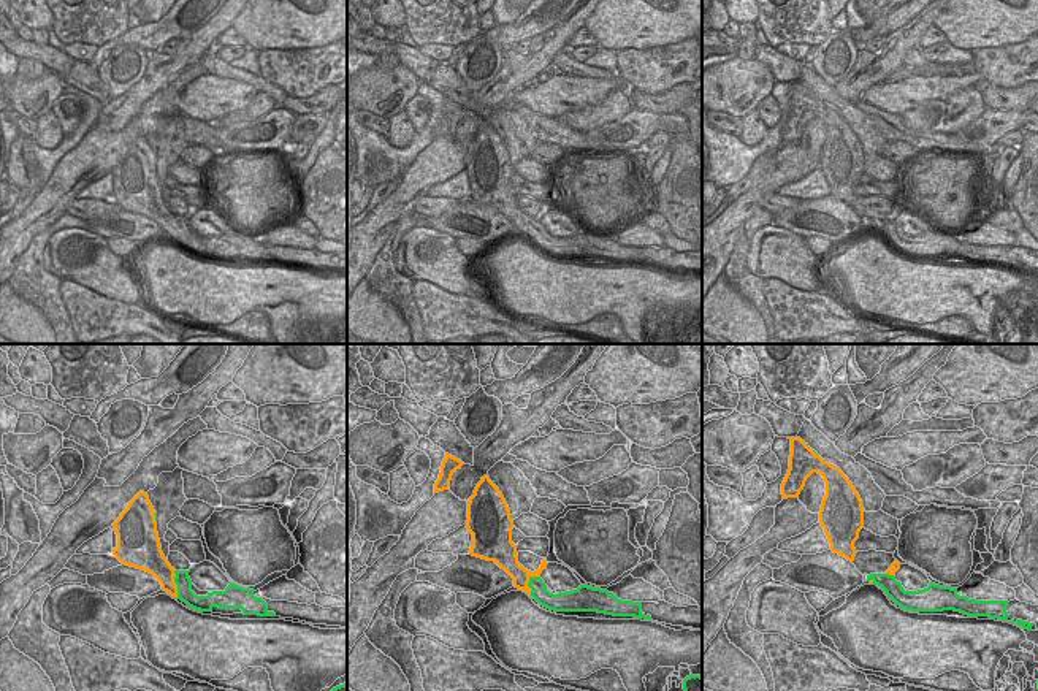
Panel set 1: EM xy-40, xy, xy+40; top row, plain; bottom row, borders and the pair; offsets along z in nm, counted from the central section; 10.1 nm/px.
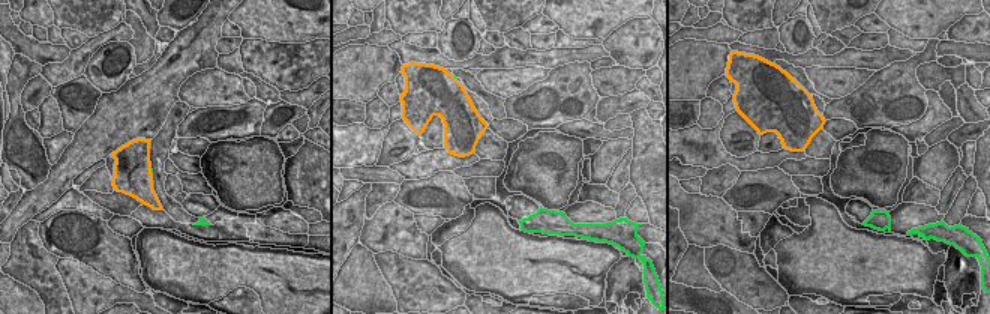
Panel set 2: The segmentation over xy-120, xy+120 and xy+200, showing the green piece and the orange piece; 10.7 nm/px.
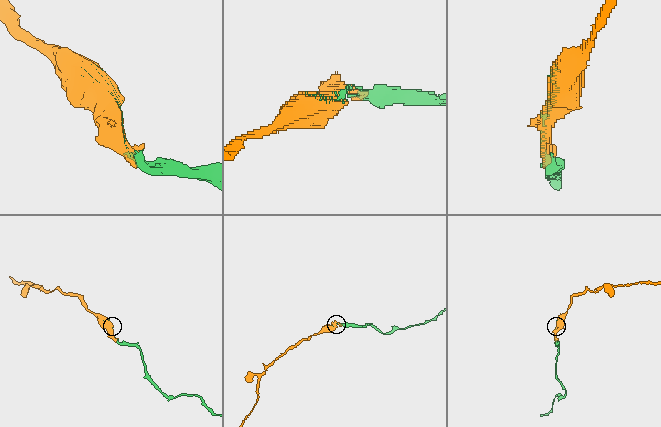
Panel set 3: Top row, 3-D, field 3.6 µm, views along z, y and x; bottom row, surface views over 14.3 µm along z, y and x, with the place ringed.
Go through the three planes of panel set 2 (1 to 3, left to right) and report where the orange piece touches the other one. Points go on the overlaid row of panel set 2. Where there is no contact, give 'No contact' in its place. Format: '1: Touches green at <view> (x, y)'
1: Touches green at xy-120 (150, 144)
2: No contact
3: No contact.

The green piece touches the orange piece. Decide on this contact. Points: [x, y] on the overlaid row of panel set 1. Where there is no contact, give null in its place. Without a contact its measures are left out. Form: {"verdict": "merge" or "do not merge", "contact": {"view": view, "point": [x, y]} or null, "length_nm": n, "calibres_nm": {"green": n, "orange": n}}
{"verdict": "merge", "contact": {"view": "xy-40", "point": [175, 582]}, "length_nm": 280, "calibres_nm": {"green": 160, "orange": 220}}

